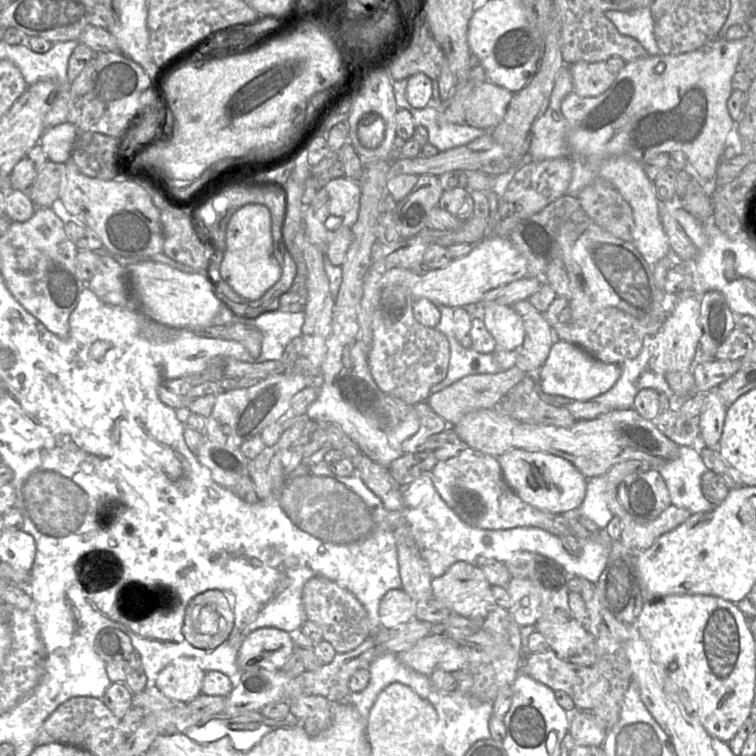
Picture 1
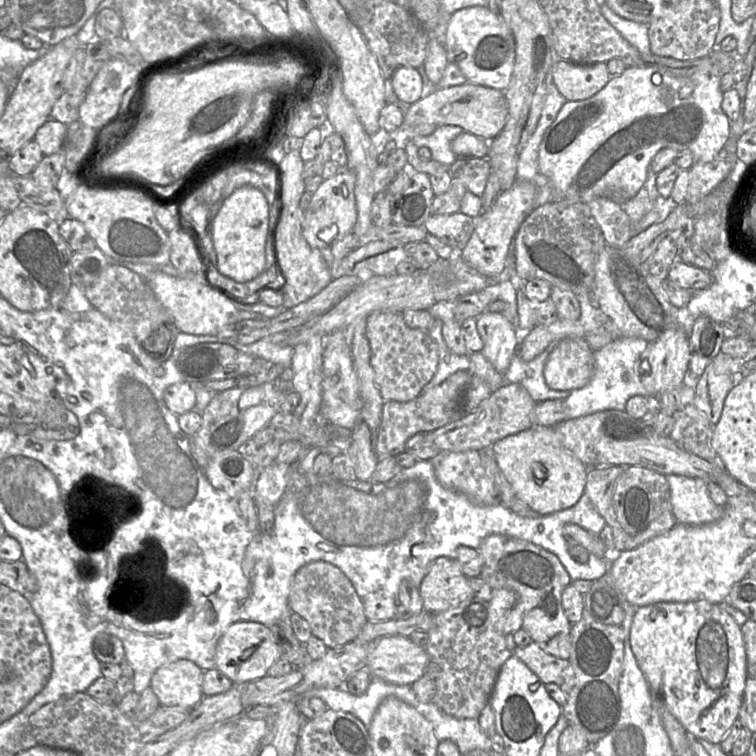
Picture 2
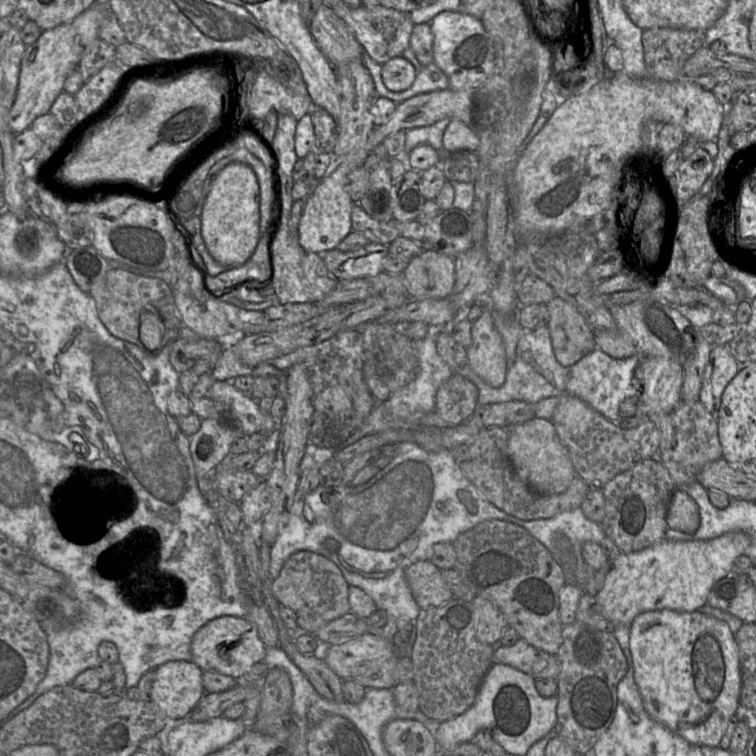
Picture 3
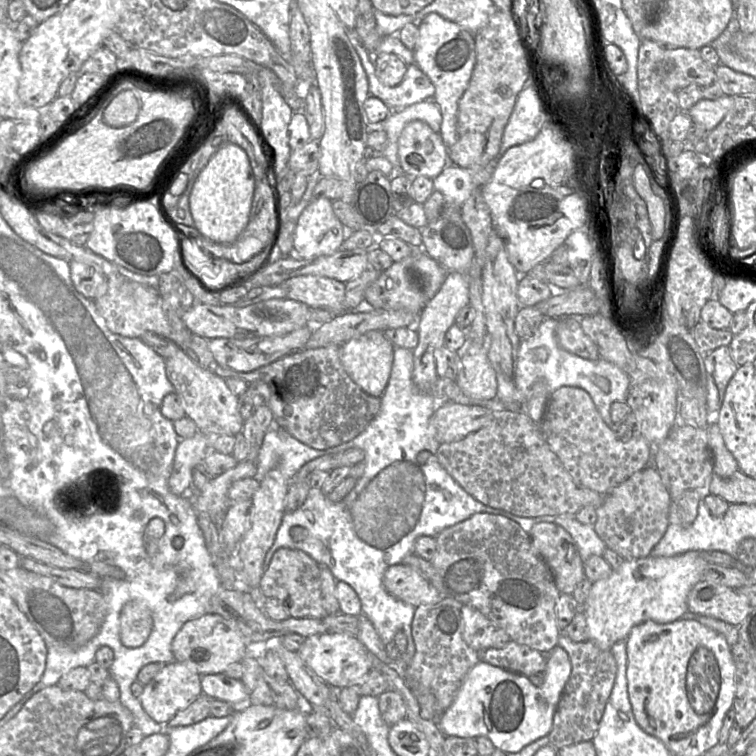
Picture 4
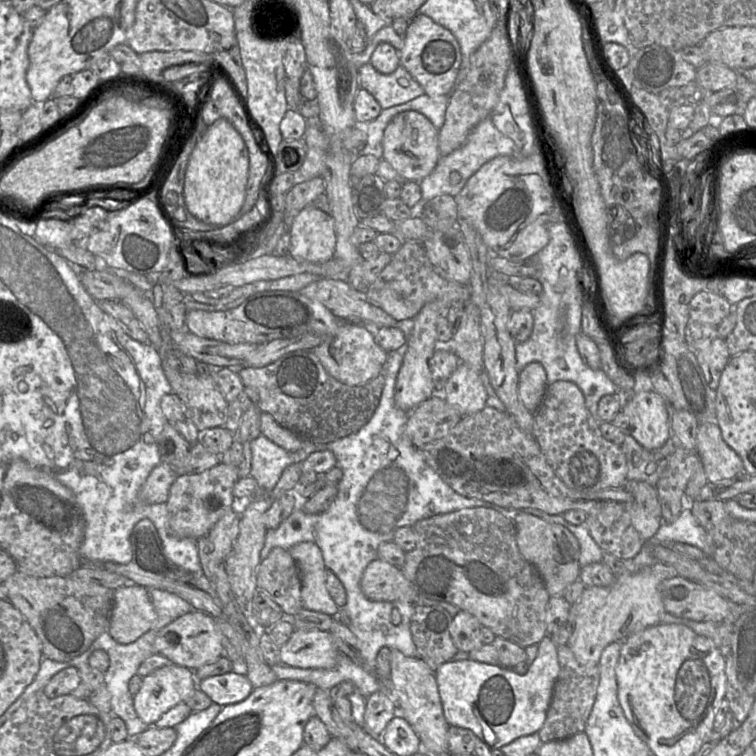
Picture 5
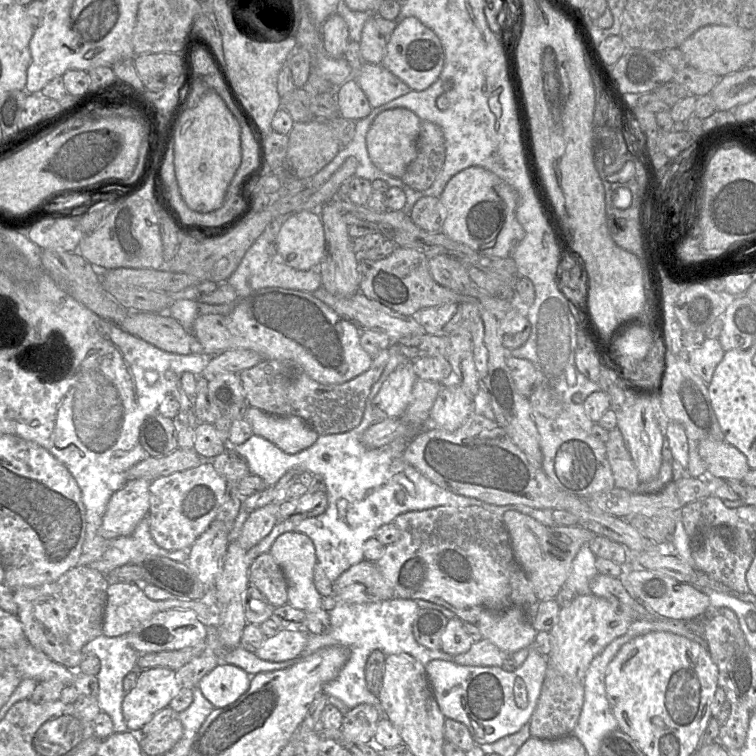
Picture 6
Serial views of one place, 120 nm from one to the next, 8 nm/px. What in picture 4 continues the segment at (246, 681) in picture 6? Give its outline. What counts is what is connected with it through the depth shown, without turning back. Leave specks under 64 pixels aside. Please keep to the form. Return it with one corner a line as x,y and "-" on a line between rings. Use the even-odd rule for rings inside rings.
223,673
201,676
202,693
211,699
219,699
233,706
248,704
249,697
243,682

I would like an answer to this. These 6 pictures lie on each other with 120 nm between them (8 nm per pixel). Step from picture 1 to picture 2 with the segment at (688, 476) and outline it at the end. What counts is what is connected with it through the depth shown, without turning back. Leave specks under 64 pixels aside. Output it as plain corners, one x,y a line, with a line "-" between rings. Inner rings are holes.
665,475
671,491
671,510
679,524
704,525
718,521
724,514
724,507
716,505
711,499
707,481
702,478
686,477
682,475

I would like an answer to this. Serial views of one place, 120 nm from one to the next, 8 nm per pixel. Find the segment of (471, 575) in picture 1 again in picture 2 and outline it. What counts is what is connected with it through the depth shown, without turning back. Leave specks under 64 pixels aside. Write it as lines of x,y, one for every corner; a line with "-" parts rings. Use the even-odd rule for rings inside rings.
439,557
430,564
428,573
423,578
419,591
423,599
424,611
432,613
447,611
474,598
474,592
468,578
462,572
460,564
456,559
446,557

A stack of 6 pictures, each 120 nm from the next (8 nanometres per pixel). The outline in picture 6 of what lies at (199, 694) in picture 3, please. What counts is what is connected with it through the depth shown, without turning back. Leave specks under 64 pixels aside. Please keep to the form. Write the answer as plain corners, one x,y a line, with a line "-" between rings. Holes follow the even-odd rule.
148,668
139,671
135,687
124,695
122,701
122,714
128,731
132,733
139,733
182,689
174,670

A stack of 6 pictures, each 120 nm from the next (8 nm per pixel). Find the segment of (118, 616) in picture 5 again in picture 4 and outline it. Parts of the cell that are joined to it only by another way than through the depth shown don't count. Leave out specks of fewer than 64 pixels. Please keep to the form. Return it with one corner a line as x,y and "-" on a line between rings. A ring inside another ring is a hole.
127,602
120,612
120,639
126,647
139,647
148,638
153,627
153,617
142,602

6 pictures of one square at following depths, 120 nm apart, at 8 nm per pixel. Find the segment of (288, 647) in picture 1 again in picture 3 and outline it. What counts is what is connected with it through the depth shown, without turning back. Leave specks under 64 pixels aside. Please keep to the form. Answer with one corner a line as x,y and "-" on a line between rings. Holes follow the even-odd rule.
222,615
204,623
191,639
192,661
203,671
216,671
234,679
240,678
252,666
262,662
266,646
257,629
245,617

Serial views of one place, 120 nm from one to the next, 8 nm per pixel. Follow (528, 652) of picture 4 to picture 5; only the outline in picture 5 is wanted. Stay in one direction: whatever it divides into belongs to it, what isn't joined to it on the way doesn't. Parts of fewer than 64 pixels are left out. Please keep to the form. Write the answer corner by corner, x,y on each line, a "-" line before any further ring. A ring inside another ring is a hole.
496,636
490,644
483,644
468,654
468,659
511,669
519,663
527,660
525,649
503,637

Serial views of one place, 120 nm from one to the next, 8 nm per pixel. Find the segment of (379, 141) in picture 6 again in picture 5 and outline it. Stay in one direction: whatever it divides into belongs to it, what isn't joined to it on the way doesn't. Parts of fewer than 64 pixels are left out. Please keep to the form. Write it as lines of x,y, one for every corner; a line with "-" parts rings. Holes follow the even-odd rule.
407,110
395,115
384,130
383,159
406,180
420,181
435,168
440,151
438,147
438,129
427,117
415,110

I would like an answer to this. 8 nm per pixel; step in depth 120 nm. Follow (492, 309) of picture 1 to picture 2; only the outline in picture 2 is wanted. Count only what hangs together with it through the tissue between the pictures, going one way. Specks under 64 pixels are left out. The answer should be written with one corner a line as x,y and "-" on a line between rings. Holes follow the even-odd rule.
487,309
477,317
477,330
484,343
481,354
504,374
521,344
521,331
501,313

